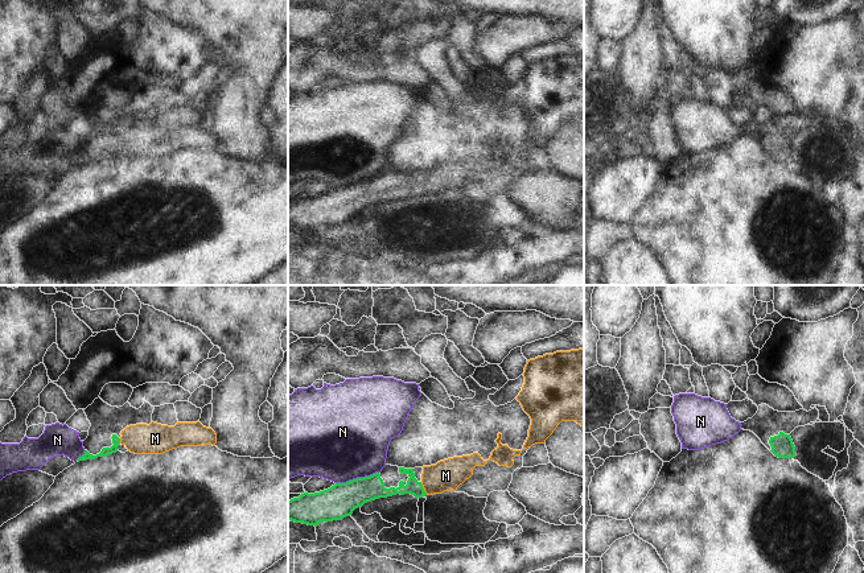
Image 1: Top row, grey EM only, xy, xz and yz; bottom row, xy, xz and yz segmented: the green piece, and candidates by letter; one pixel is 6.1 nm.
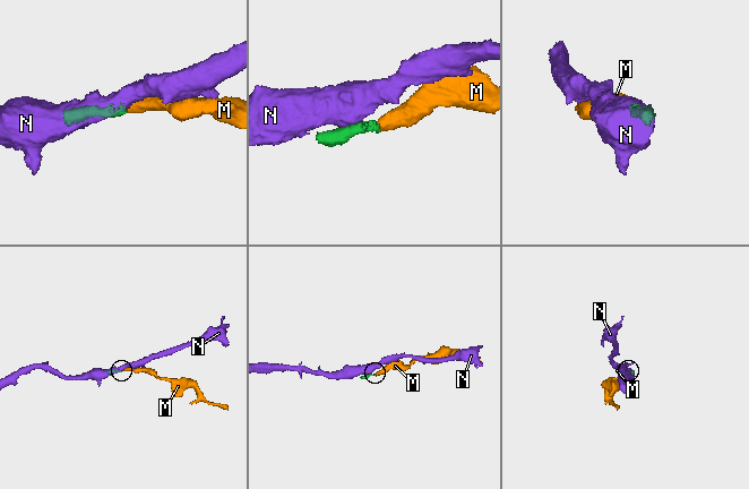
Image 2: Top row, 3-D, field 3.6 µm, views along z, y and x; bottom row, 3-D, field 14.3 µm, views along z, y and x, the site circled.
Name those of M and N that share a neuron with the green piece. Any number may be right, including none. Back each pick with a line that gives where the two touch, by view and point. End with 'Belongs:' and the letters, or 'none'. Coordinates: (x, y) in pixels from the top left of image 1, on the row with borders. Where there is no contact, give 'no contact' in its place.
M: xz (423, 489)
Belongs: M

